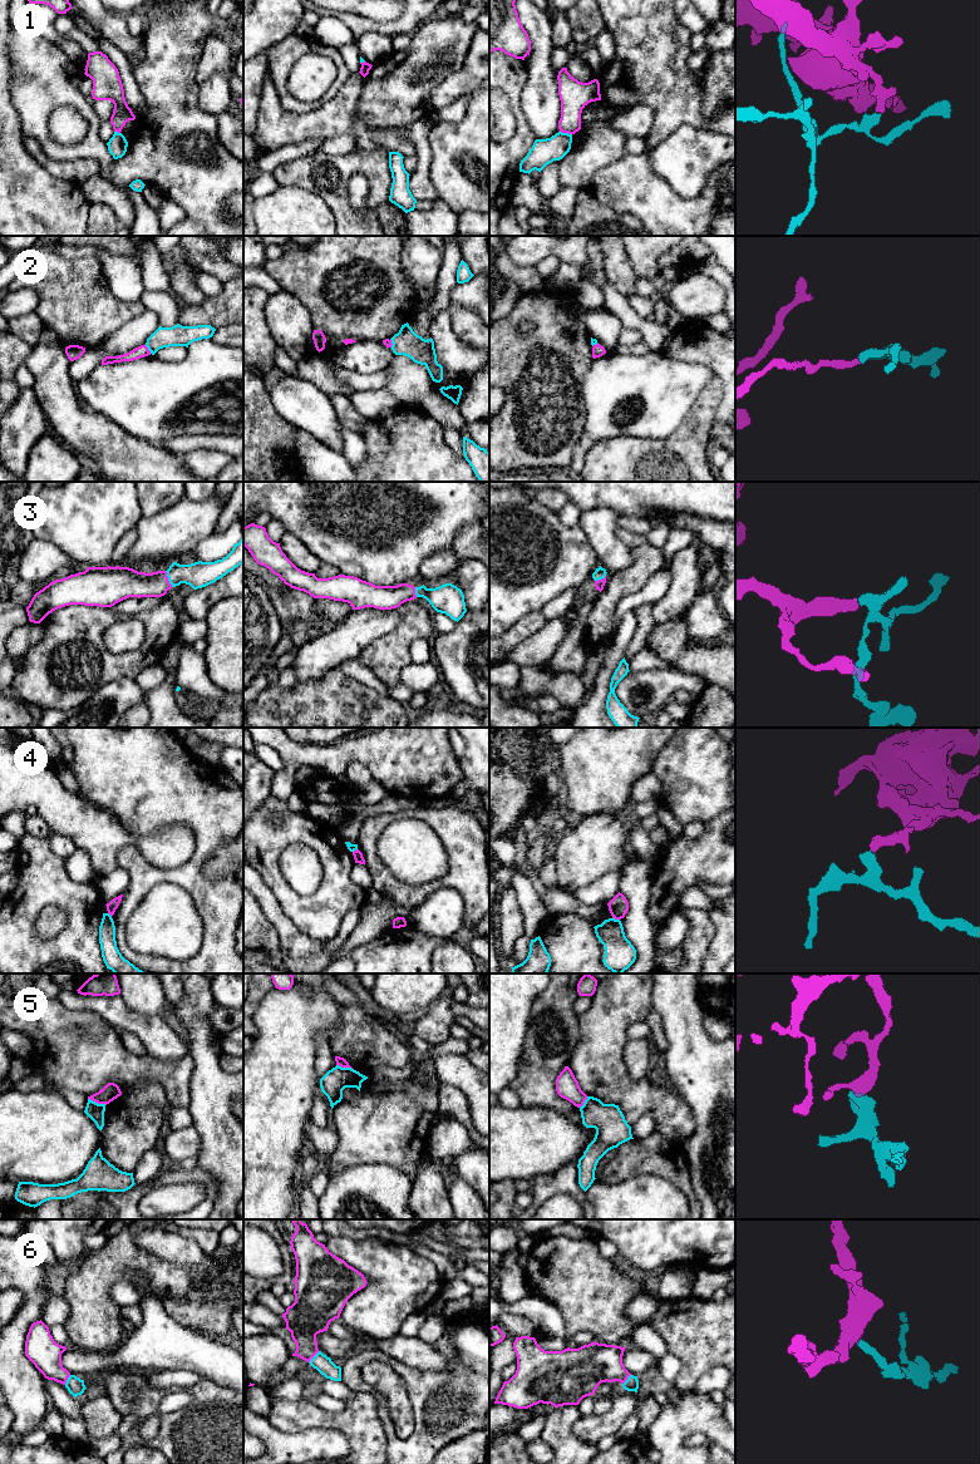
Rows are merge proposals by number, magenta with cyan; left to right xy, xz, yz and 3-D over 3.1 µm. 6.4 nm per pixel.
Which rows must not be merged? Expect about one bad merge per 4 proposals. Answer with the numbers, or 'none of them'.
1, 4, 5

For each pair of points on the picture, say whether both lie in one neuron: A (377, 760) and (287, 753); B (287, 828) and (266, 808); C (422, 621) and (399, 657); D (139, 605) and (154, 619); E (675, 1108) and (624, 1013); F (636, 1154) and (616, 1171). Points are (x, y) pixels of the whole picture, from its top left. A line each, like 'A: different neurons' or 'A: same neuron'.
A: same neuron
B: same neuron
C: same neuron
D: different neurons
E: same neuron
F: same neuron

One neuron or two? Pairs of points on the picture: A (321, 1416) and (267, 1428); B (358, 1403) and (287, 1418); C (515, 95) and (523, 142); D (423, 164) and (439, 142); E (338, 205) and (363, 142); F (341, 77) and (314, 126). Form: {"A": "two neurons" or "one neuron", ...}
{"A": "two neurons", "B": "one neuron", "C": "one neuron", "D": "two neurons", "E": "two neurons", "F": "two neurons"}

